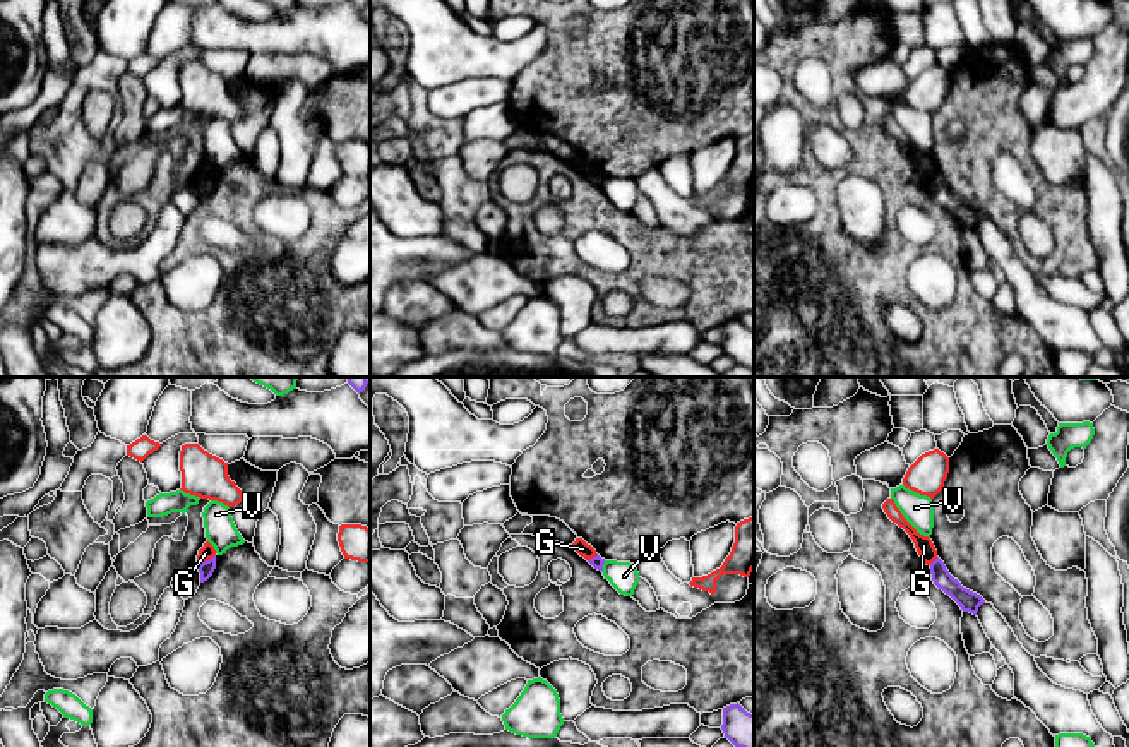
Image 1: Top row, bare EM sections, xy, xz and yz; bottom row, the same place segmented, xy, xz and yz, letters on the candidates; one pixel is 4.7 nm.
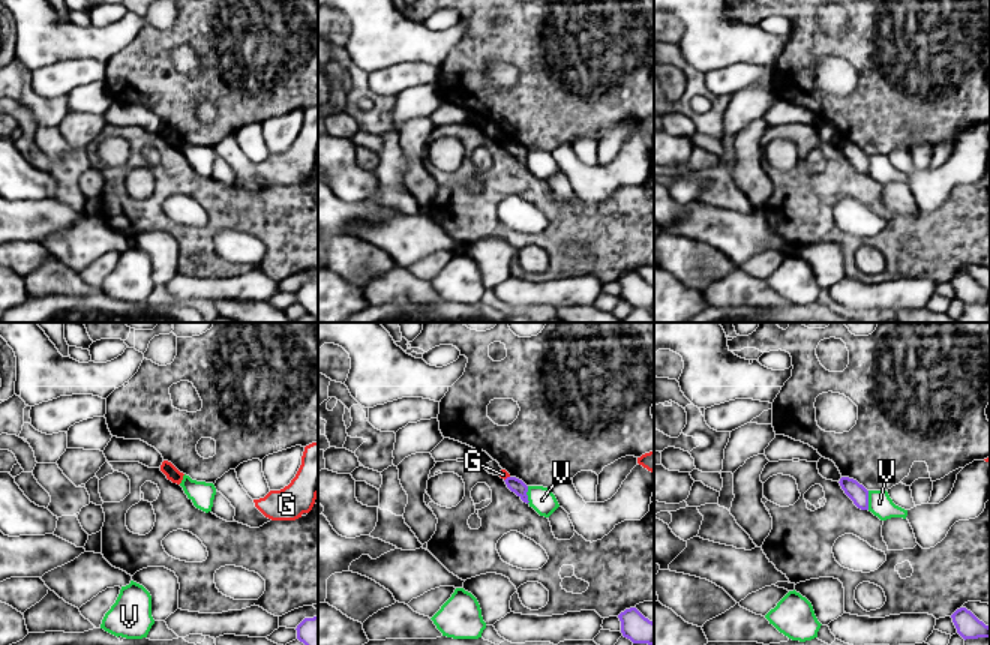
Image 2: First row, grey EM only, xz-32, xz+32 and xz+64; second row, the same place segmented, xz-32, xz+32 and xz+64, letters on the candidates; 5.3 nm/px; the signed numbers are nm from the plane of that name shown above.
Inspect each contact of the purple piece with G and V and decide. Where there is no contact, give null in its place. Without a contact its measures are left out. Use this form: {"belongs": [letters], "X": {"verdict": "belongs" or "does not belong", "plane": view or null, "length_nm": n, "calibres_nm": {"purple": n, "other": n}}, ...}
{"belongs": [], "G": {"verdict": "does not belong", "plane": "xy", "length_nm": 100, "calibres_nm": {"purple": 70, "other": 70}}, "V": {"verdict": "does not belong", "plane": "xz", "length_nm": 60, "calibres_nm": {"purple": 60, "other": 140}}}

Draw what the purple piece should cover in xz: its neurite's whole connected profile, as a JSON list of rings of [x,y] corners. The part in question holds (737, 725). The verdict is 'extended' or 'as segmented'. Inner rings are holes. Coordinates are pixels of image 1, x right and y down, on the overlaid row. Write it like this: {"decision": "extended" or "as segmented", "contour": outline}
{"decision": "as segmented", "contour": [[[738,702],[723,708],[721,730],[735,747],[754,747],[754,714]]]}

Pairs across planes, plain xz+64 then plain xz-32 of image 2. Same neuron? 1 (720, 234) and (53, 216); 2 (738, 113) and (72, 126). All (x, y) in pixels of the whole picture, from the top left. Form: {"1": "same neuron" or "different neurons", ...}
{"1": "different neurons", "2": "different neurons"}

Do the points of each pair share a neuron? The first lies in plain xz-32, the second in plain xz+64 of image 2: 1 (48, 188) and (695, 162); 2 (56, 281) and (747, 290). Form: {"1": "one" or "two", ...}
{"1": "two", "2": "one"}

